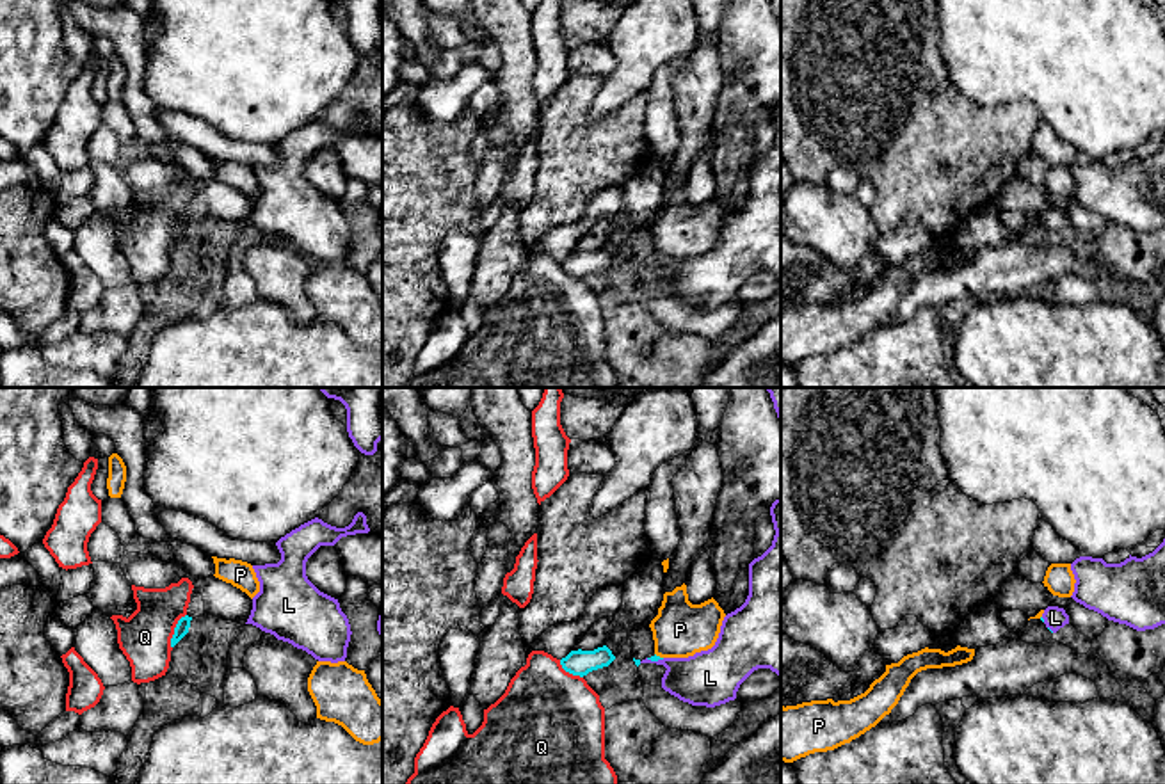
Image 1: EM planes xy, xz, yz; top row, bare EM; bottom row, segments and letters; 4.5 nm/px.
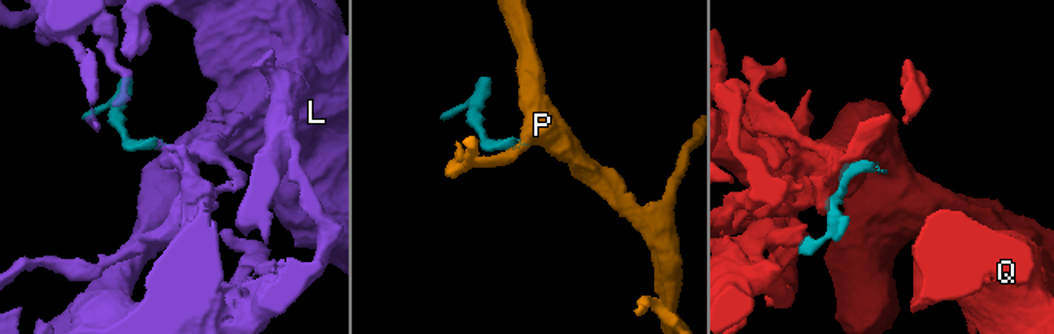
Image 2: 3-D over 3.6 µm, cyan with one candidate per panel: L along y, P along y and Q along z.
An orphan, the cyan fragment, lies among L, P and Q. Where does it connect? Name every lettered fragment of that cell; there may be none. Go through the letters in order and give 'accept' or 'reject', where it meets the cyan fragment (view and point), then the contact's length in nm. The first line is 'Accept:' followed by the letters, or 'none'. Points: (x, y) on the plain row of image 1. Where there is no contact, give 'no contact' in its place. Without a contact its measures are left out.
Accept: L
L: accept; contact xz (655, 262); length 90 nm
P: reject; contact xz (658, 258); length 50 nm
Q: reject; contact xy (175, 233); length 170 nm

